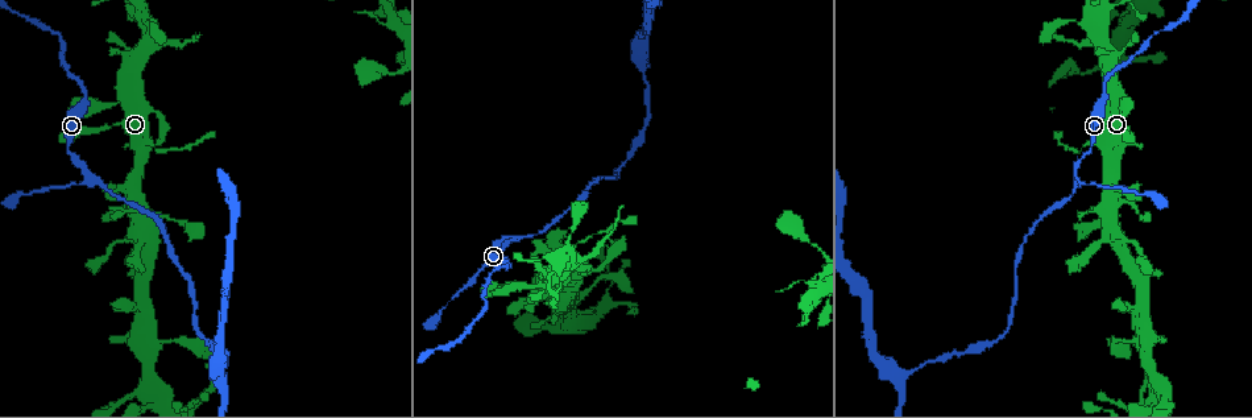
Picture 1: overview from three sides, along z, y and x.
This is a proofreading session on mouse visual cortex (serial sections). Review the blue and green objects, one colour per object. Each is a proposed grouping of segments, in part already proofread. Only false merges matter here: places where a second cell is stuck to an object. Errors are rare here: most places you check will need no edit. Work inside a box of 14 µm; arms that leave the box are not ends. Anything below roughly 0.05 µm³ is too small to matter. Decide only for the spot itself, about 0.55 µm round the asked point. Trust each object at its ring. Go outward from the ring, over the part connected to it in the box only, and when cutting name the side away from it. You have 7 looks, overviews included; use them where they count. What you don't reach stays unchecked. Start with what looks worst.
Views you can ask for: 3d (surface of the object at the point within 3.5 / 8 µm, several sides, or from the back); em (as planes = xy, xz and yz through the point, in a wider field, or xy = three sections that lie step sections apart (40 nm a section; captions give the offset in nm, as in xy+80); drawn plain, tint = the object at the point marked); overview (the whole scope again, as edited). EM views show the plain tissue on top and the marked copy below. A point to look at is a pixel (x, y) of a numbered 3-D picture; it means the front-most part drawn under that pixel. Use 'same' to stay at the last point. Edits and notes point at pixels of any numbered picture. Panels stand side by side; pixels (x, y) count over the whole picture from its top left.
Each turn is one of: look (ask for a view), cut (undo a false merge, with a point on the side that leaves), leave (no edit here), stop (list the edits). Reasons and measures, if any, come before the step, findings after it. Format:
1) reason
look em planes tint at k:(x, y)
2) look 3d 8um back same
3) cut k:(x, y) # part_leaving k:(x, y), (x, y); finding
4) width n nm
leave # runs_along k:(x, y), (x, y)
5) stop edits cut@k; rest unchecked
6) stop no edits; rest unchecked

three-way junction
look 3d 3.5um at 1:(510, 237)

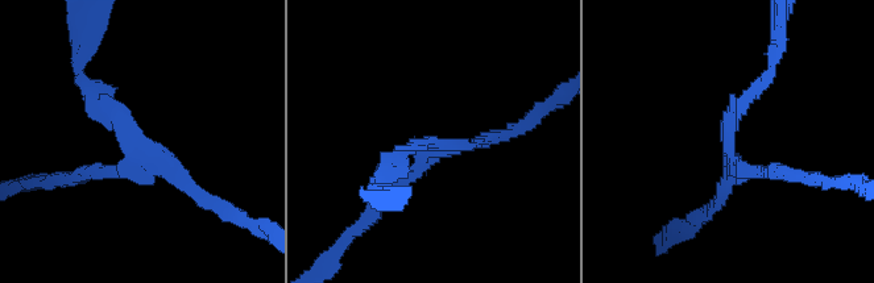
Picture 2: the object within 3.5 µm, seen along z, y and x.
arms 3; arm_widths 150, 150, 200 nm
look em xy step 1 tint at 2:(137, 141)

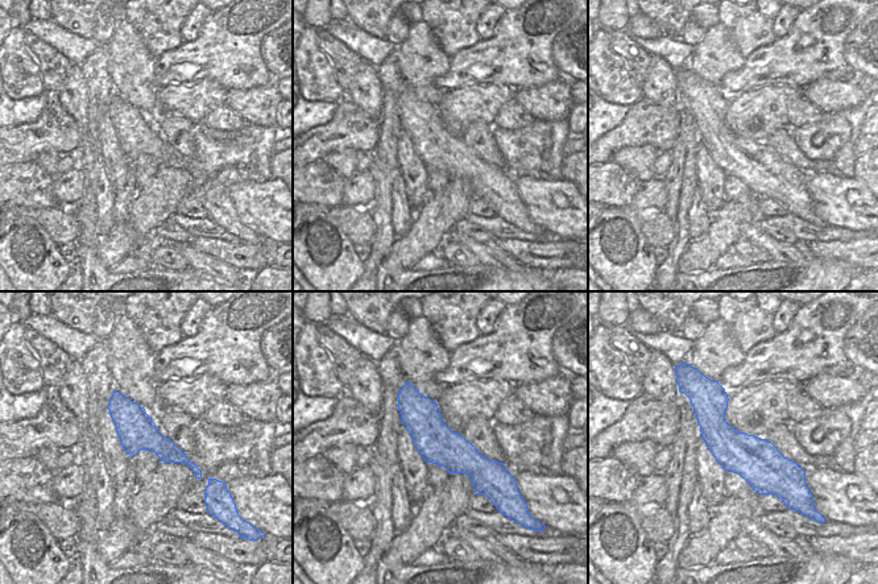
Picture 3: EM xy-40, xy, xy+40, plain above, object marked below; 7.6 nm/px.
leave # runs_along 3:(694, 385), (712, 423), (779, 492); all the same cell

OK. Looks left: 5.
sudden change in width
look 3d 8um at 1:(1105, 92)

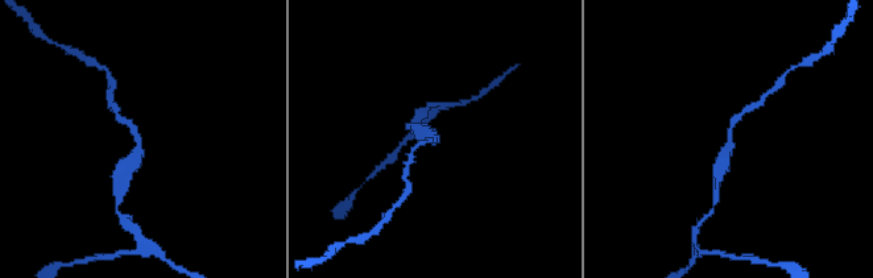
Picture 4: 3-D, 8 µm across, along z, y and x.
arm_widths 150, 400 nm; need the tissue
look em xy step 1 tint at 4:(728, 139)

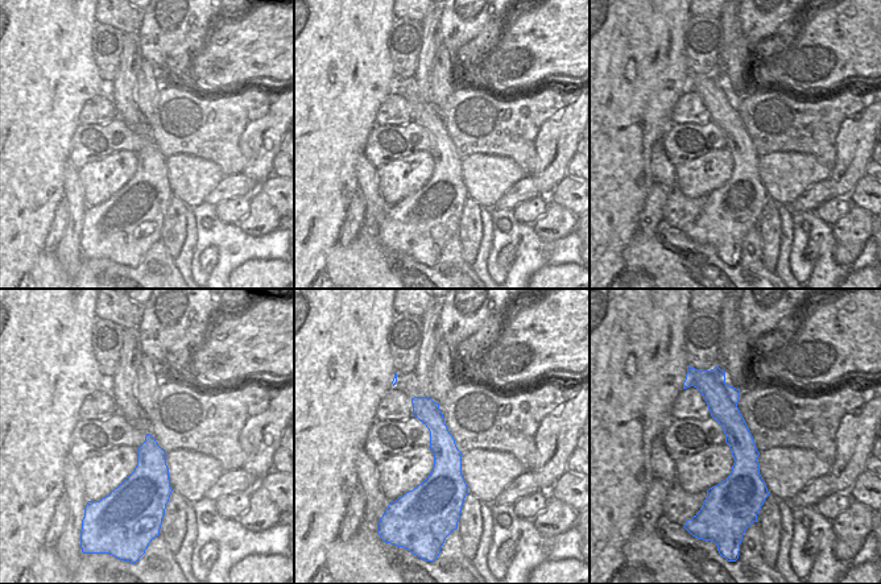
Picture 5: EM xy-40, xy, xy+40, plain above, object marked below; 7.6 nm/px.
leave # runs_along 4:(719, 171), (731, 121), (741, 113); continuous, no second cell

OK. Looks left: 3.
three arms meet
look 3d 3.5um back at 1:(139, 301)

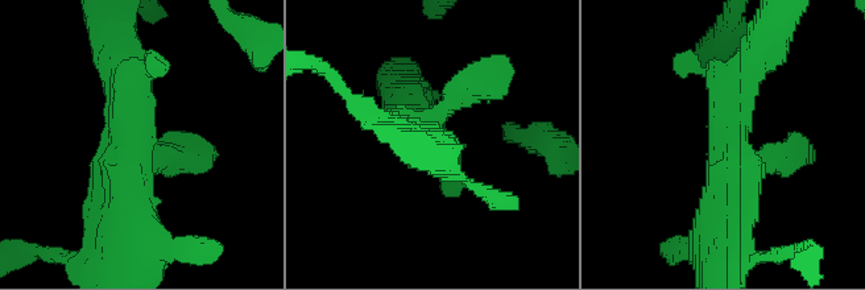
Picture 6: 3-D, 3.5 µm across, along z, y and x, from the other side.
need the tissue
look em xy step 3 tint at 6:(132, 148)

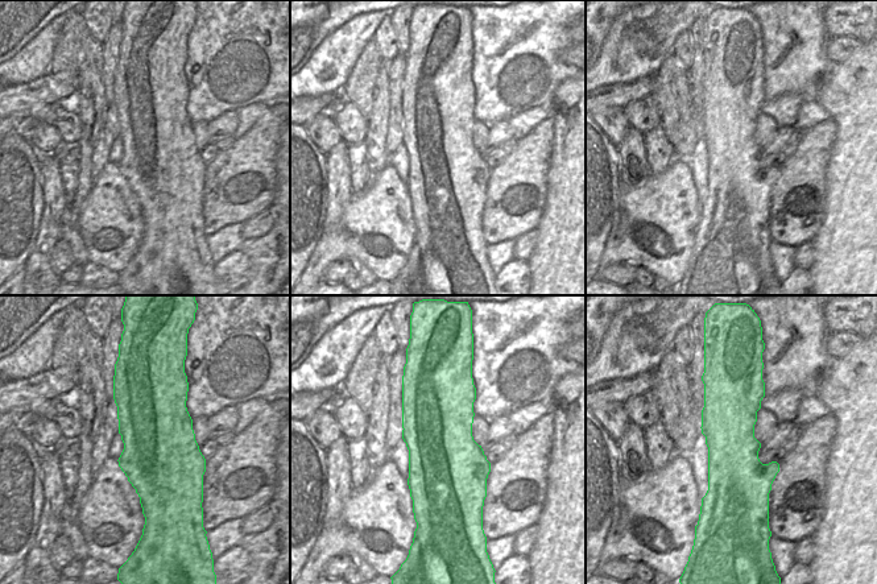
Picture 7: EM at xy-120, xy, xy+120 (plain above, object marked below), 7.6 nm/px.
leave # runs_along 6:(750, 63), (731, 99), (720, 237); one cell here

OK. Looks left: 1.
stop no edits; rest unchecked

